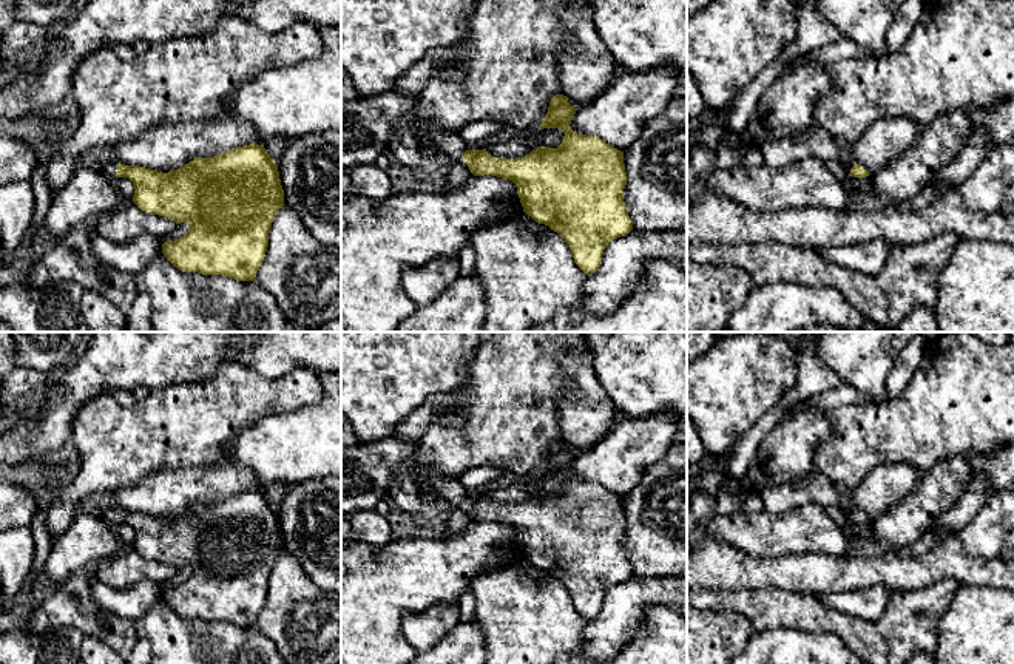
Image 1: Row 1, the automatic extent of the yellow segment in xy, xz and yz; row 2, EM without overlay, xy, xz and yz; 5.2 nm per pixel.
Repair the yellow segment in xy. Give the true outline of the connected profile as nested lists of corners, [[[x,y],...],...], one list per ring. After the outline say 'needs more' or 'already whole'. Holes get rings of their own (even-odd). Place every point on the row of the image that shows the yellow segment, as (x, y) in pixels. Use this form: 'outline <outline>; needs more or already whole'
outline [[[250,144],[213,158],[194,158],[168,173],[116,161],[106,162],[100,171],[108,179],[128,178],[134,185],[133,202],[142,212],[190,224],[184,236],[162,244],[164,256],[174,267],[236,281],[255,279],[269,247],[272,222],[284,205],[278,165],[264,145]]]; needs more

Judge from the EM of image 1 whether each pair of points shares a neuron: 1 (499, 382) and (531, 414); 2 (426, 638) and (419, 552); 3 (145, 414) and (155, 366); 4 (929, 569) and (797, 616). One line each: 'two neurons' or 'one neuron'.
1: one neuron
2: two neurons
3: two neurons
4: two neurons

